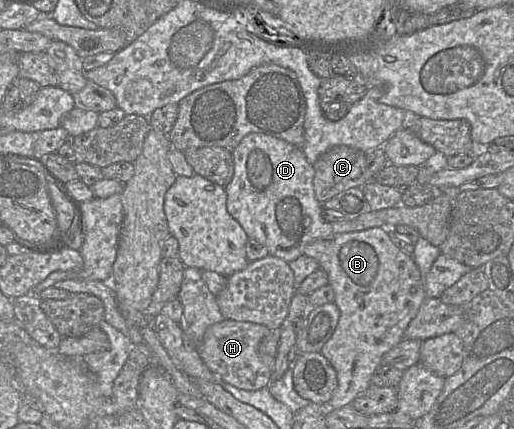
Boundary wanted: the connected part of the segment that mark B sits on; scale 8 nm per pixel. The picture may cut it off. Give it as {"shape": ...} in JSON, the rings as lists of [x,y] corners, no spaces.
{"shape":[[[374,227],[360,232],[337,234],[335,237],[331,237],[329,239],[316,240],[305,247],[304,255],[315,259],[318,262],[320,268],[322,268],[327,273],[328,284],[332,287],[335,294],[334,303],[337,305],[340,312],[340,317],[335,331],[331,335],[331,337],[325,342],[320,351],[320,353],[332,365],[337,376],[337,388],[333,393],[332,398],[326,405],[321,405],[326,407],[327,413],[328,411],[333,411],[336,409],[340,409],[344,406],[350,405],[359,394],[363,393],[371,386],[371,377],[375,370],[381,366],[380,362],[382,356],[405,338],[405,331],[410,321],[416,316],[421,304],[426,298],[425,289],[419,268],[414,262],[413,257],[404,253],[399,248],[397,248],[394,243],[392,243],[389,238],[387,228]]]}

